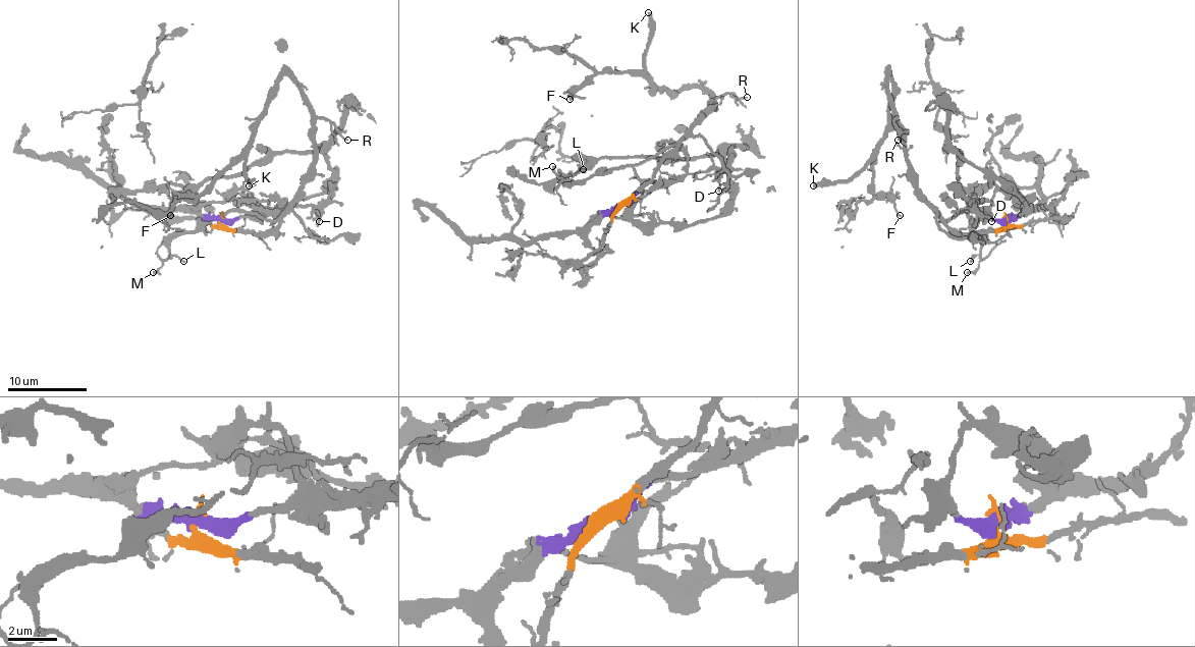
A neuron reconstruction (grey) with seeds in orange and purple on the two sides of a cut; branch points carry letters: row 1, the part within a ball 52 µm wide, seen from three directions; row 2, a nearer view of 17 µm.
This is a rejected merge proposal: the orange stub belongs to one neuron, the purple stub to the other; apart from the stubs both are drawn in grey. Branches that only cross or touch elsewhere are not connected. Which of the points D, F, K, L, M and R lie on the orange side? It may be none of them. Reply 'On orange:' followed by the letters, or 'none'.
On orange: F, K, L, M, R

